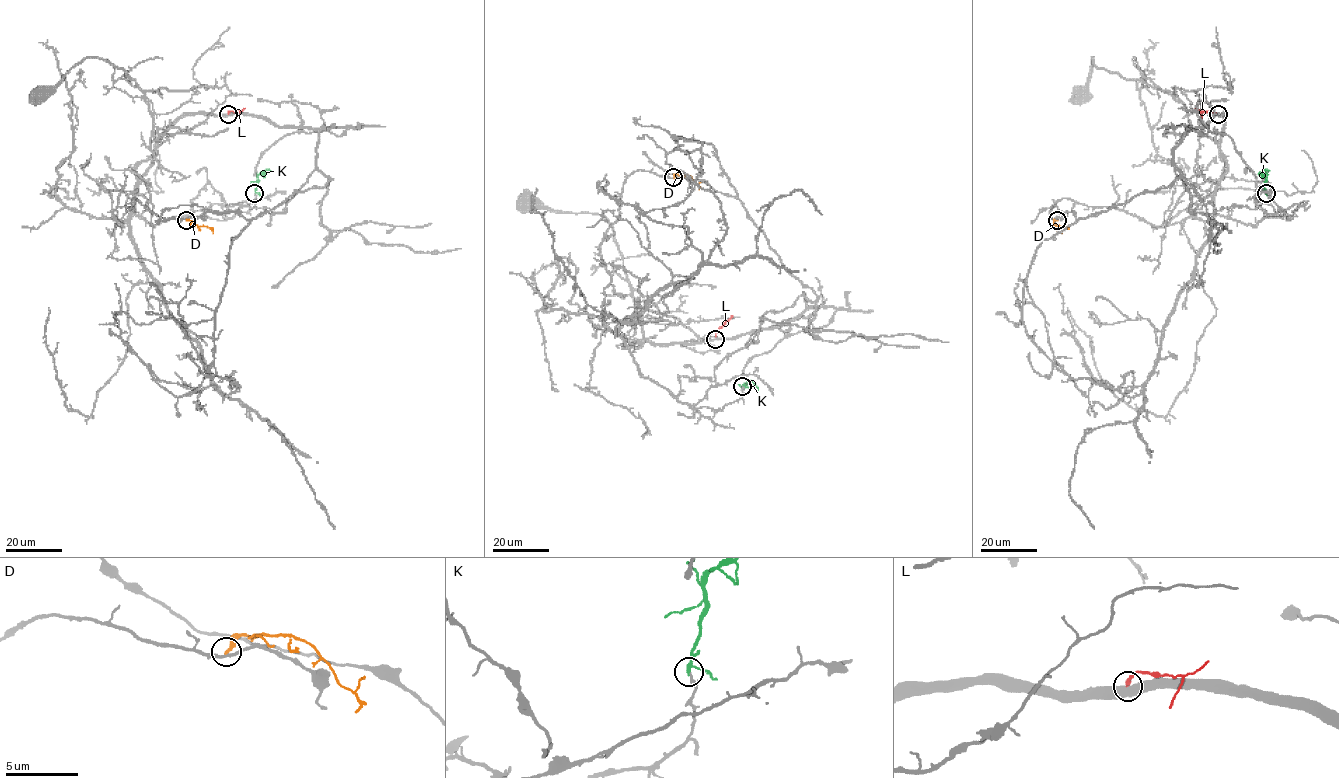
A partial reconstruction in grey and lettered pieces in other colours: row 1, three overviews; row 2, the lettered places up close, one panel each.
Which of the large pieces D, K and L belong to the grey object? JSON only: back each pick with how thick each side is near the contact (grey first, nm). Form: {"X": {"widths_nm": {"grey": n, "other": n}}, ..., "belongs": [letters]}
{"belongs": []}

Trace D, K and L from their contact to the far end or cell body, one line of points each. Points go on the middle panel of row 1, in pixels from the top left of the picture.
D: (673, 177), (686, 174), (698, 185), (700, 182)
K: (742, 386), (751, 381), (757, 389)
L: (715, 339), (716, 332), (732, 316)

